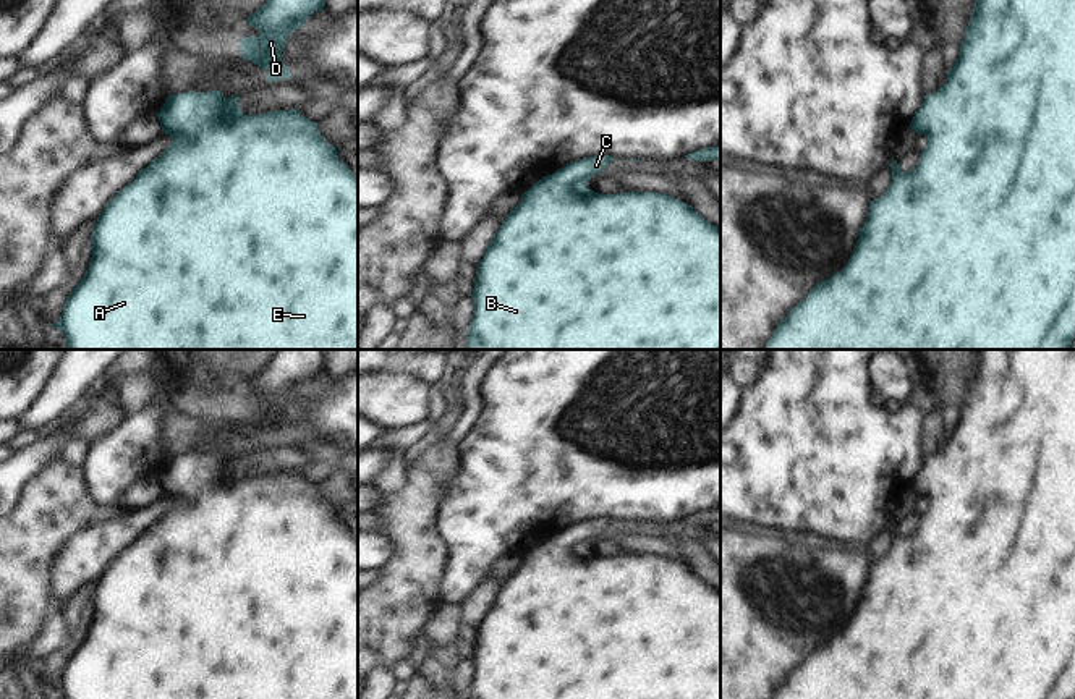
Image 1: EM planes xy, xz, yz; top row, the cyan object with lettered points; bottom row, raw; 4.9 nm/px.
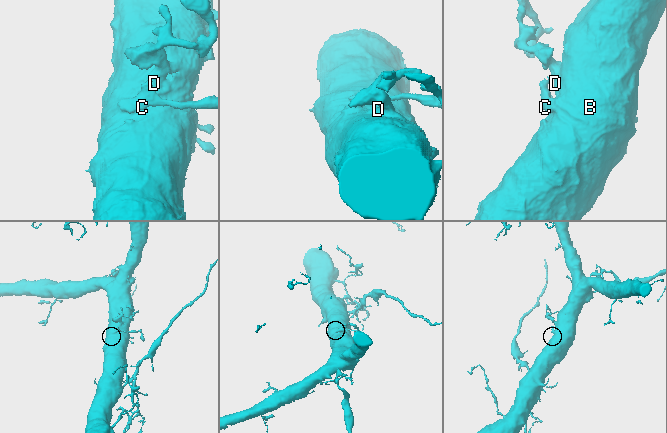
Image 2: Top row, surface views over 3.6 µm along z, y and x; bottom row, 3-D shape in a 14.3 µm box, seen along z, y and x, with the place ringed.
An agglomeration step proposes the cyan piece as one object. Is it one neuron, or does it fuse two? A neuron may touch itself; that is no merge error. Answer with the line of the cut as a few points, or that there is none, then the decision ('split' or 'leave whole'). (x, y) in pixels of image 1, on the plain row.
no cut; leave whole

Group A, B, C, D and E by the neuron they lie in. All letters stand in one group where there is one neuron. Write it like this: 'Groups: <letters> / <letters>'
Groups: A B C D E.

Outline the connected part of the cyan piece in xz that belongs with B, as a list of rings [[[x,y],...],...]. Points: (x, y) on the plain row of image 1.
[[[610,518],[584,519],[565,526],[521,557],[521,565],[505,579],[481,625],[471,662],[474,676],[466,699],[720,699],[720,591],[703,581],[688,565],[661,555],[599,557],[588,544],[614,523]]]

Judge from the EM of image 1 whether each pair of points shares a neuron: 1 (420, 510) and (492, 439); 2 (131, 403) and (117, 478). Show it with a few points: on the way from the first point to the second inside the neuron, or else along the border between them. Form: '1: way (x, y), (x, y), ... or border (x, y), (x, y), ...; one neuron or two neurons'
1: border (457, 452), (457, 471), (442, 486), (434, 525); two neurons
2: border (149, 402), (127, 418); two neurons

